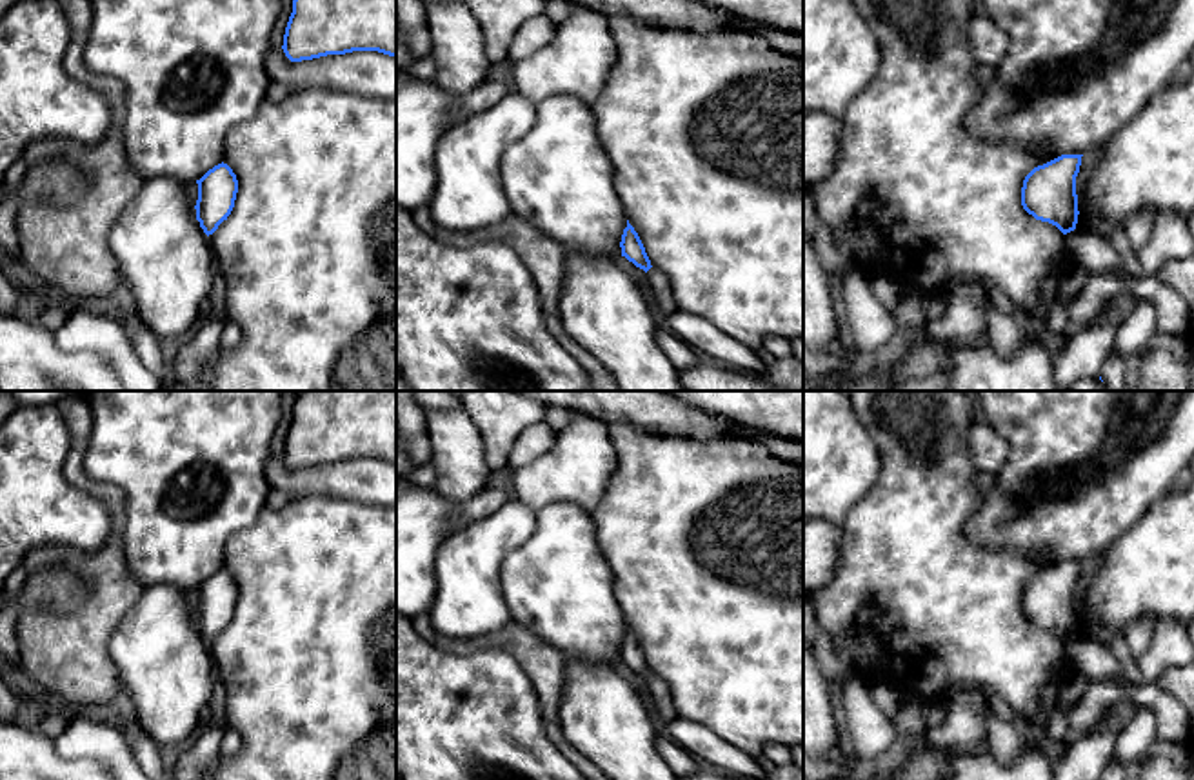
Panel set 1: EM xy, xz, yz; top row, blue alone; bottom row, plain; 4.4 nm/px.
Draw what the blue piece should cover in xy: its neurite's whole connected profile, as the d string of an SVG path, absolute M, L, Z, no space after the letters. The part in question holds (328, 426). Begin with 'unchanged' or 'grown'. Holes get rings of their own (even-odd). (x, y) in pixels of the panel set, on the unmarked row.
unchanged; M302 391L282 456L291 469L353 458L396 465L396 391Z

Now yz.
unchanged; M1061 562L1034 575L1023 587L1021 613L1036 627L1056 633L1063 642L1076 636L1076 584L1083 562Z

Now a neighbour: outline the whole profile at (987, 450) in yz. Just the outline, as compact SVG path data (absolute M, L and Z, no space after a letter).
M987 420L970 424L967 447L980 473L998 475L1009 456L1009 442Z

